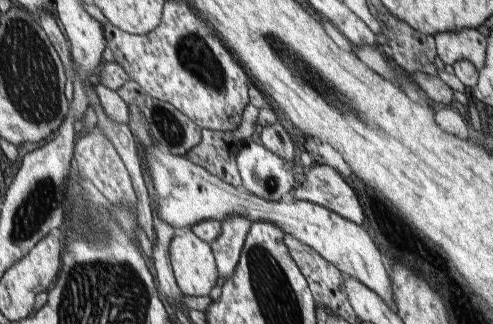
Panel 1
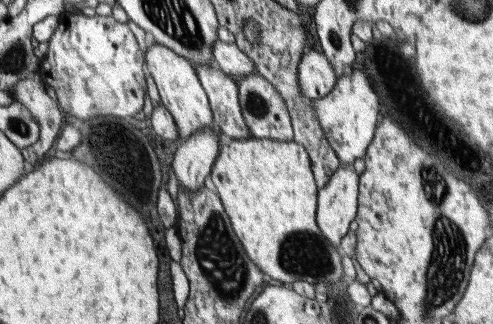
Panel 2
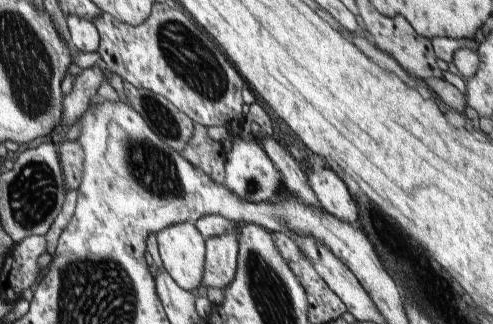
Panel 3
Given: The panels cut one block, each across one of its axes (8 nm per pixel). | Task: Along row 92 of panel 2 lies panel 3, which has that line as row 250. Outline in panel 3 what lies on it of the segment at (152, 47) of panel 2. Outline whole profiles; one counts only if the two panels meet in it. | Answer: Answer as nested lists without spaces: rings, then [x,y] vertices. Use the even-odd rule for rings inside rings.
[[[193,222],[165,226],[161,232],[155,232],[155,242],[157,242],[163,270],[173,278],[173,282],[189,294],[197,292],[201,284],[201,274],[205,272],[205,238],[201,238]]]

